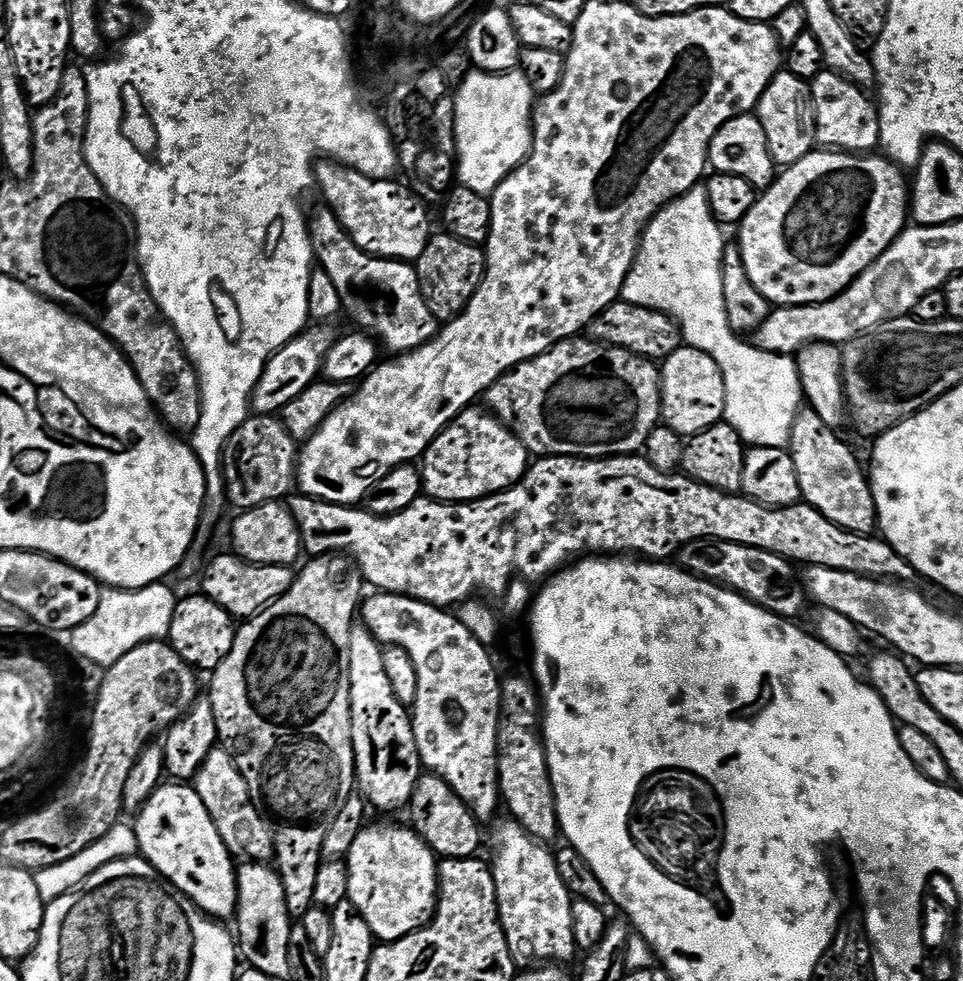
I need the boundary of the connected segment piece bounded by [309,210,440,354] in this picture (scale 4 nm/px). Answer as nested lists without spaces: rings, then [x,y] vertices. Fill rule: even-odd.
[[[331,211],[324,212],[309,223],[313,257],[334,283],[342,310],[352,318],[353,325],[371,334],[392,354],[412,352],[432,340],[440,324],[426,306],[415,267],[407,261],[387,260],[361,250],[336,216]]]

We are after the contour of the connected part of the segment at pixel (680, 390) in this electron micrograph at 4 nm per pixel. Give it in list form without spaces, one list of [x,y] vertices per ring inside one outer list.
[[[681,346],[662,362],[660,368],[660,414],[663,427],[691,438],[724,420],[726,386],[718,362],[708,352]]]

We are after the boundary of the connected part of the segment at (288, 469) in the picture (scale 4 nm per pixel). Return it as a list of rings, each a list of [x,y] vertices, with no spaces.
[[[249,415],[246,422],[242,422],[242,426],[238,426],[238,430],[234,430],[234,434],[230,434],[230,442],[226,442],[224,447],[224,480],[225,490],[227,492],[227,503],[231,505],[233,509],[243,510],[246,508],[253,508],[254,506],[262,506],[266,502],[271,500],[283,501],[285,498],[293,495],[294,489],[297,487],[296,483],[296,465],[298,463],[298,441],[288,433],[283,420],[280,419],[279,415]]]

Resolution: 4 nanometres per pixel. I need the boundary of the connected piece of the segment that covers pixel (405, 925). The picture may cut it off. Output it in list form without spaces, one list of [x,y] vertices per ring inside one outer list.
[[[376,824],[373,828],[364,828],[352,840],[346,855],[350,890],[348,901],[366,918],[373,937],[380,942],[391,942],[406,938],[406,934],[423,928],[436,913],[438,899],[438,857],[426,846],[423,838],[411,827],[399,828],[396,824]]]

